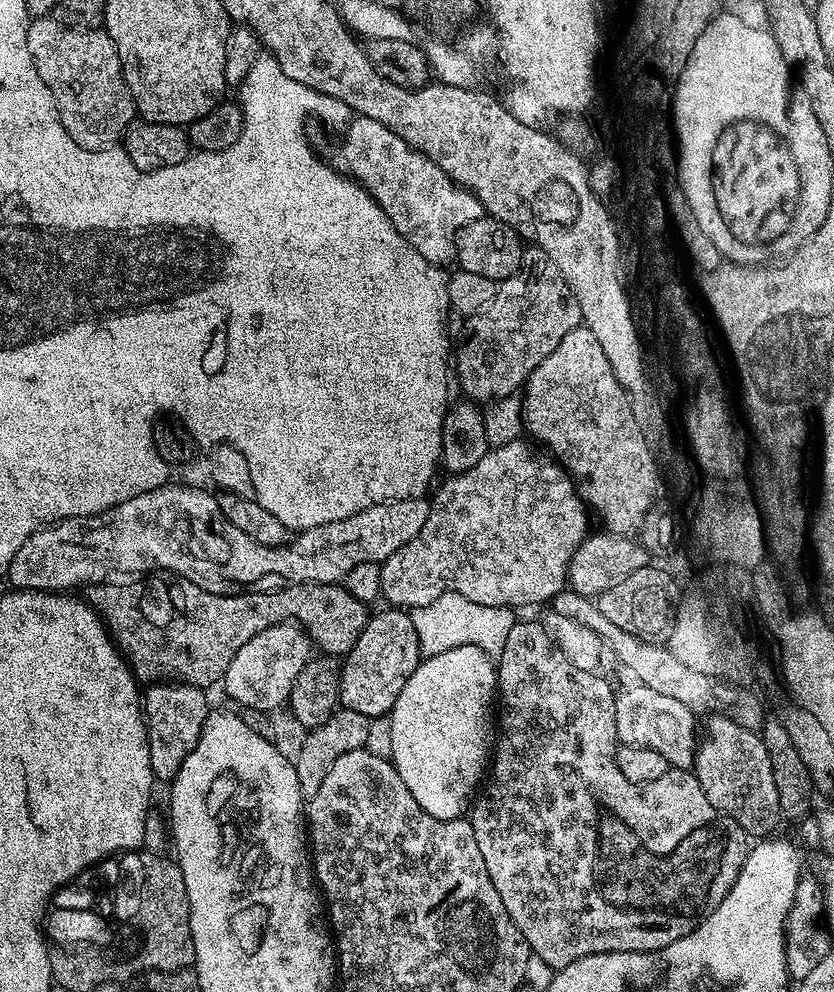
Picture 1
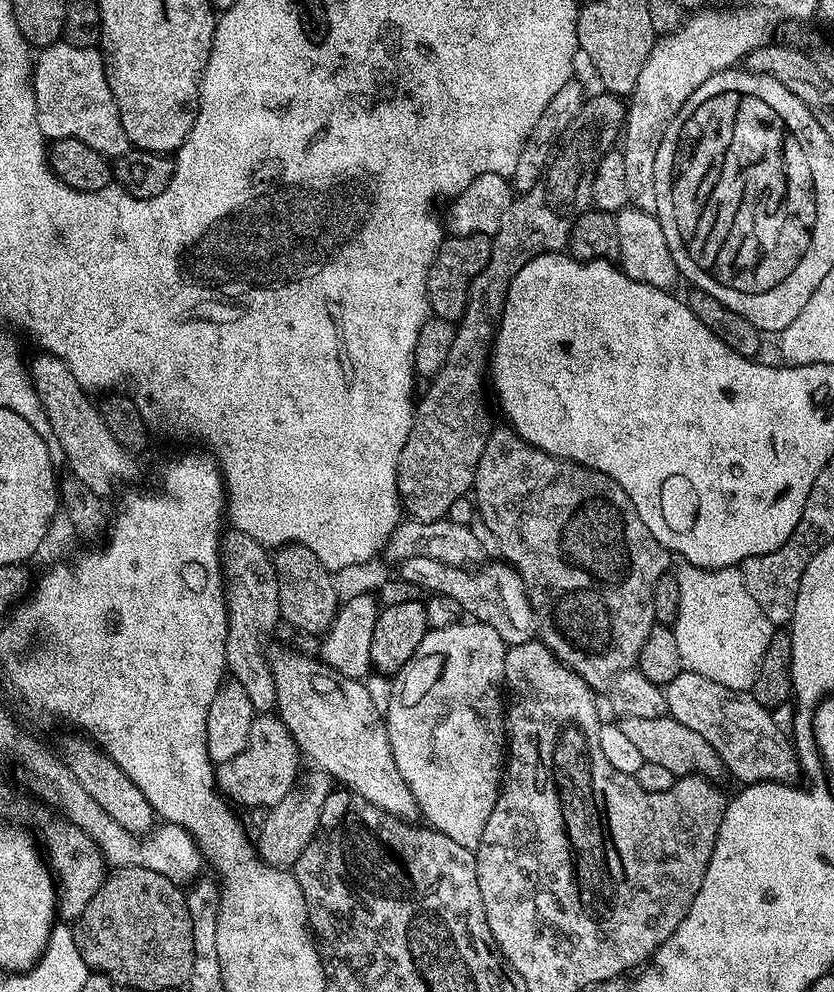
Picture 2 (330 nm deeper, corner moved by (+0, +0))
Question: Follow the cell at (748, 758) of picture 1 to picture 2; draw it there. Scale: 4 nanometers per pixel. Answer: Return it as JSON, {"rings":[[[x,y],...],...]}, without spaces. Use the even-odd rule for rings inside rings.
{"rings":[[[667,714],[658,718],[625,716],[619,721],[619,726],[622,734],[630,738],[630,743],[640,751],[644,760],[662,762],[662,766],[666,766],[666,770],[670,770],[670,774],[678,778],[699,774],[707,780],[716,782],[721,779],[719,776],[725,775],[724,763],[722,758],[718,758],[714,746],[710,746],[710,742],[706,742],[702,734],[690,730],[690,726],[682,726],[682,722],[678,722],[672,716]]]}

